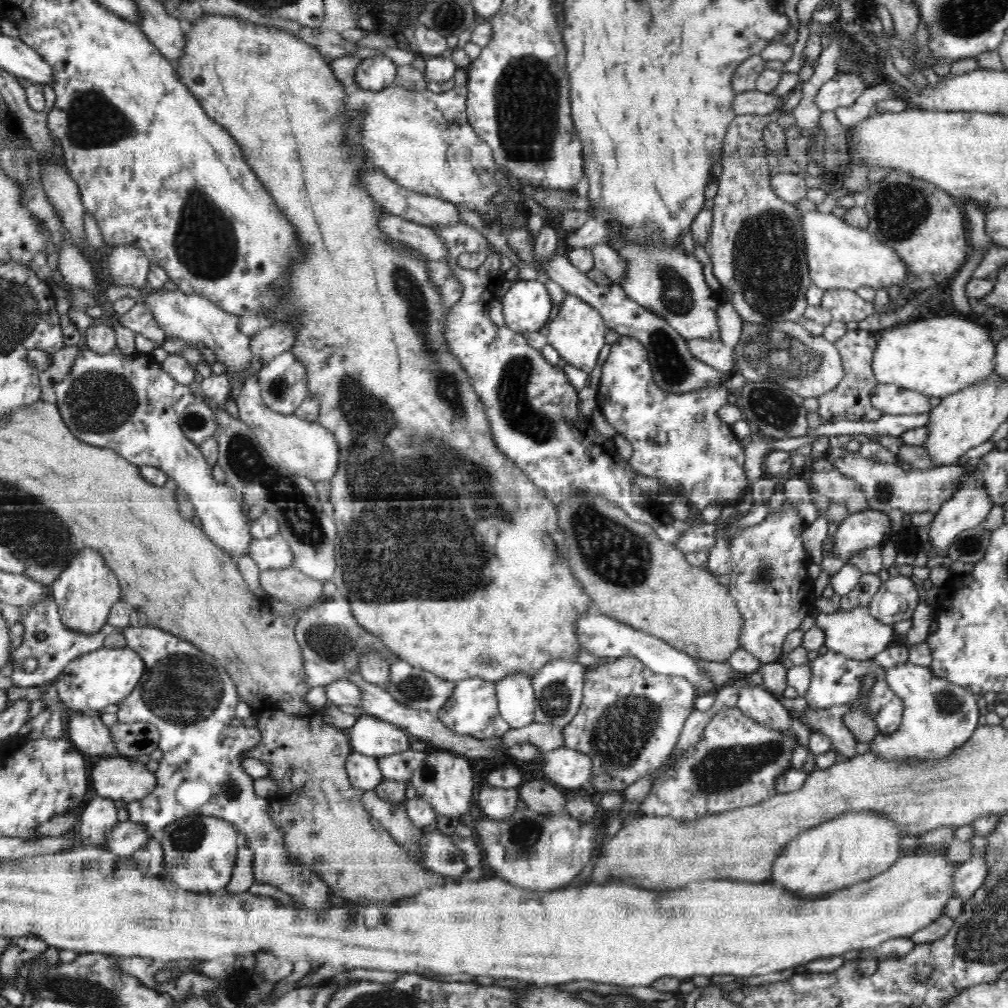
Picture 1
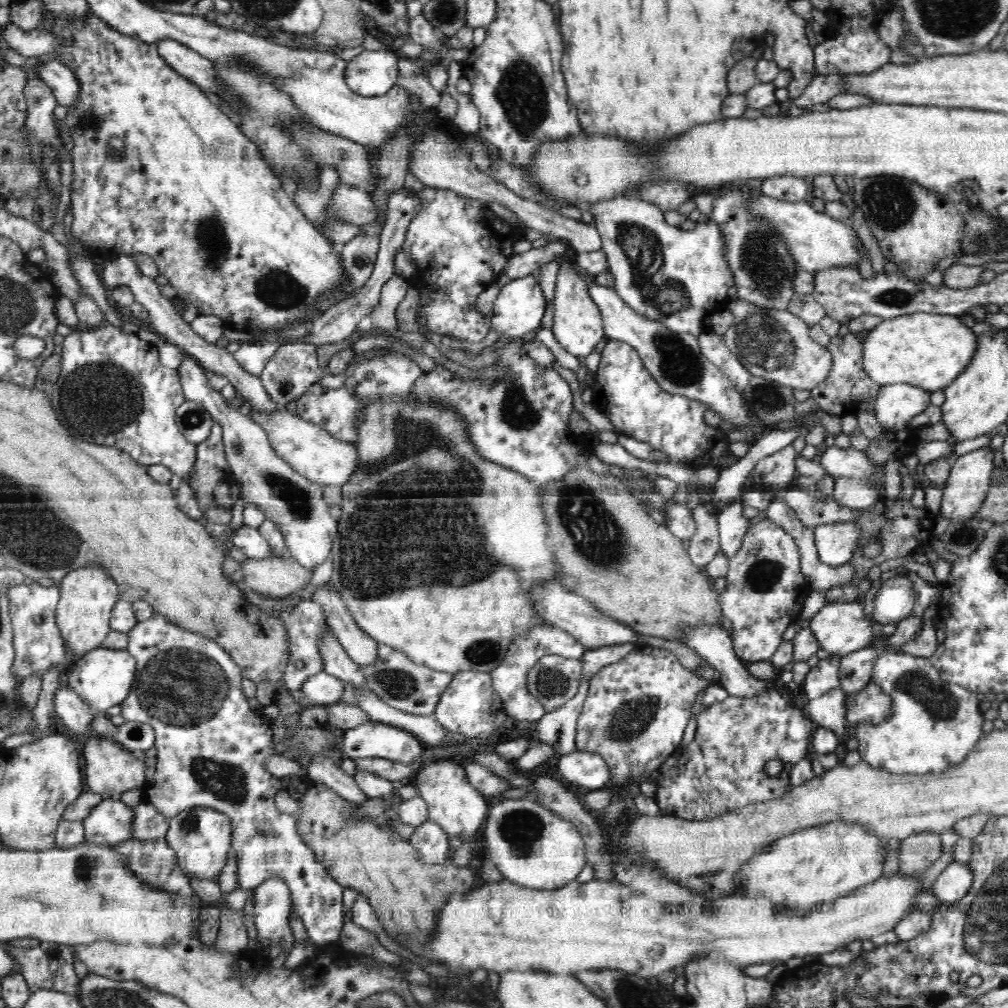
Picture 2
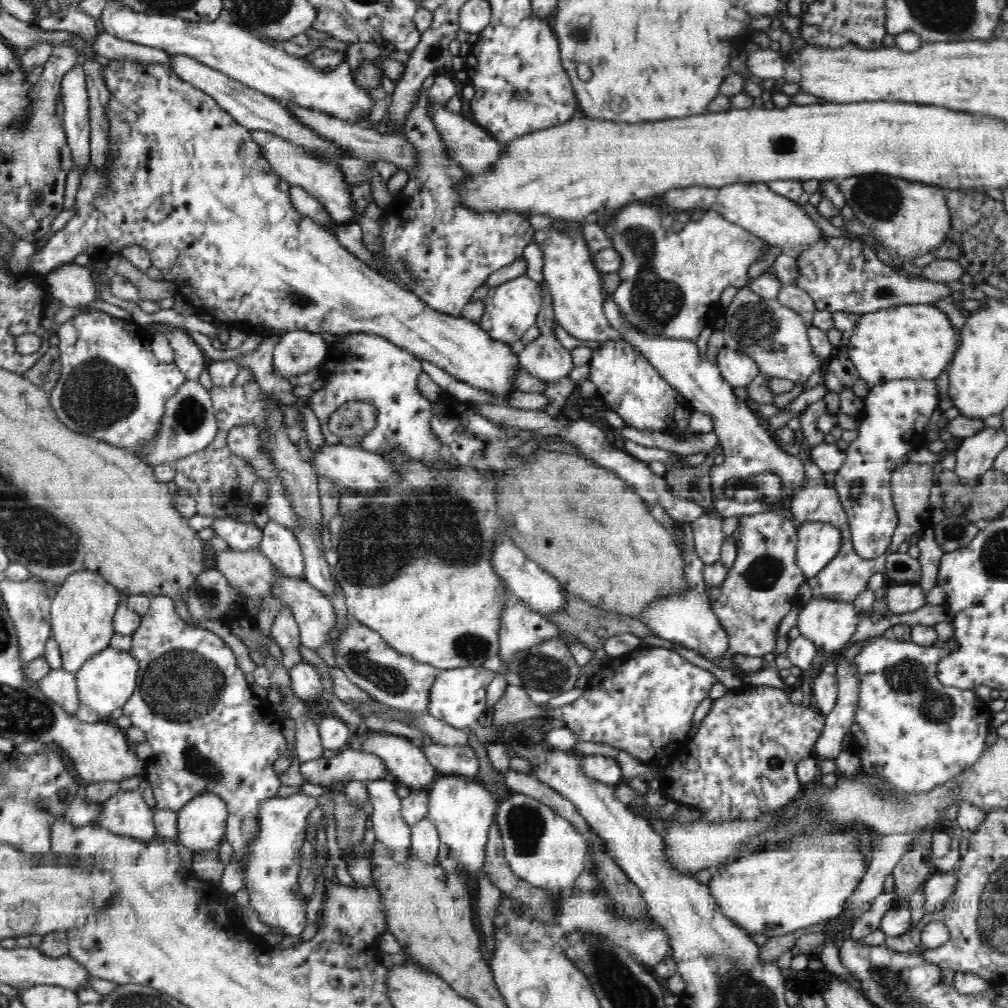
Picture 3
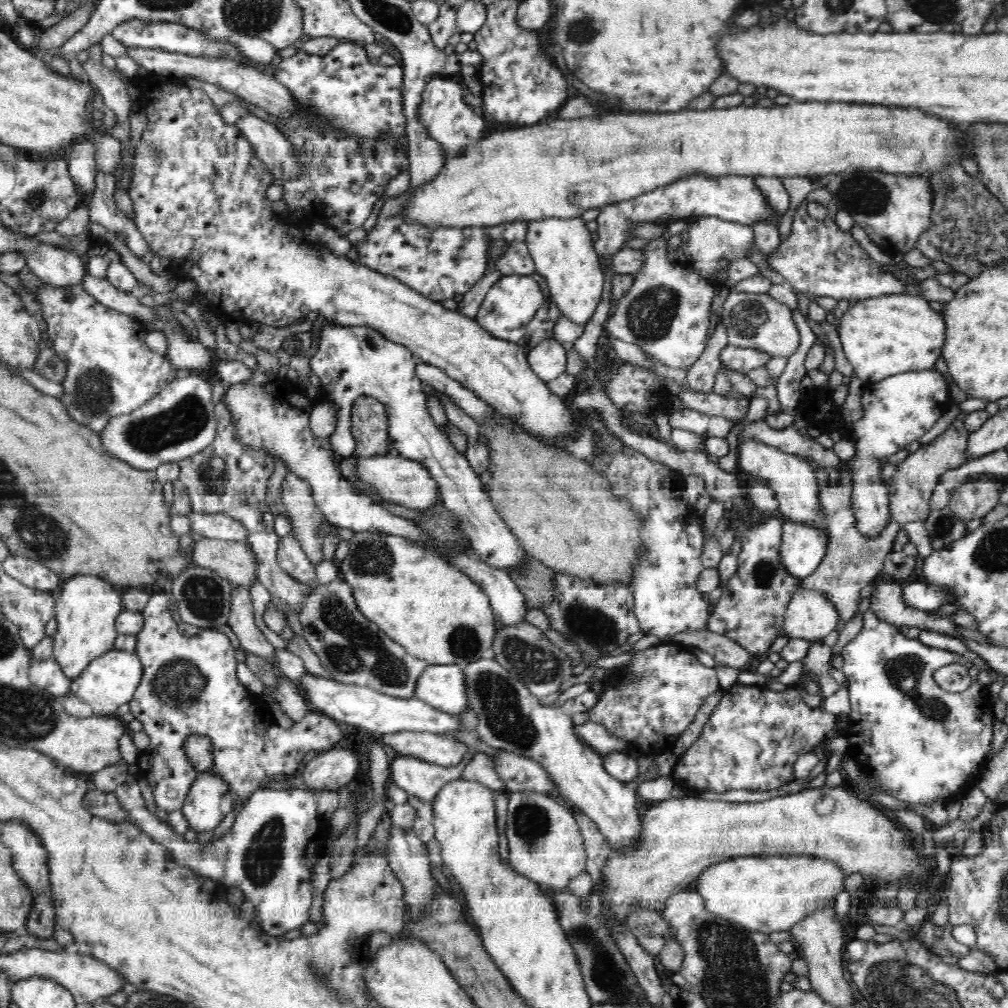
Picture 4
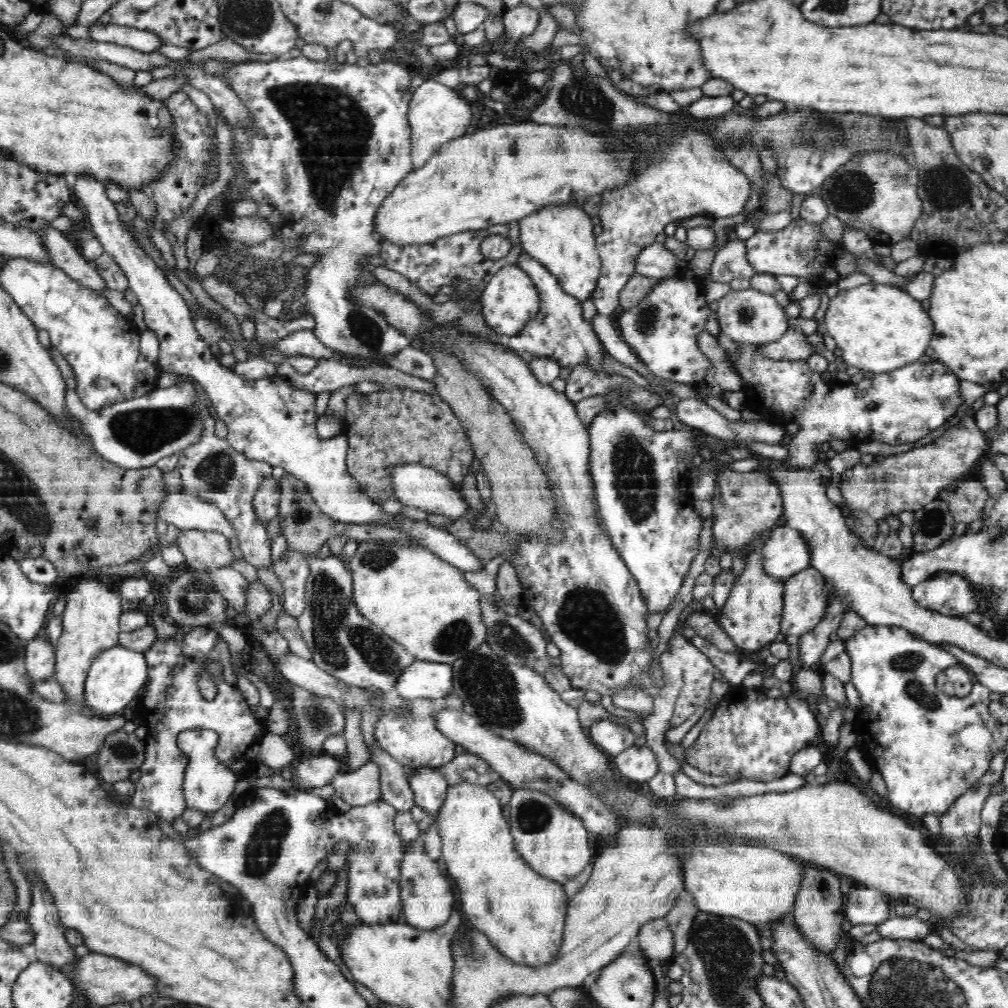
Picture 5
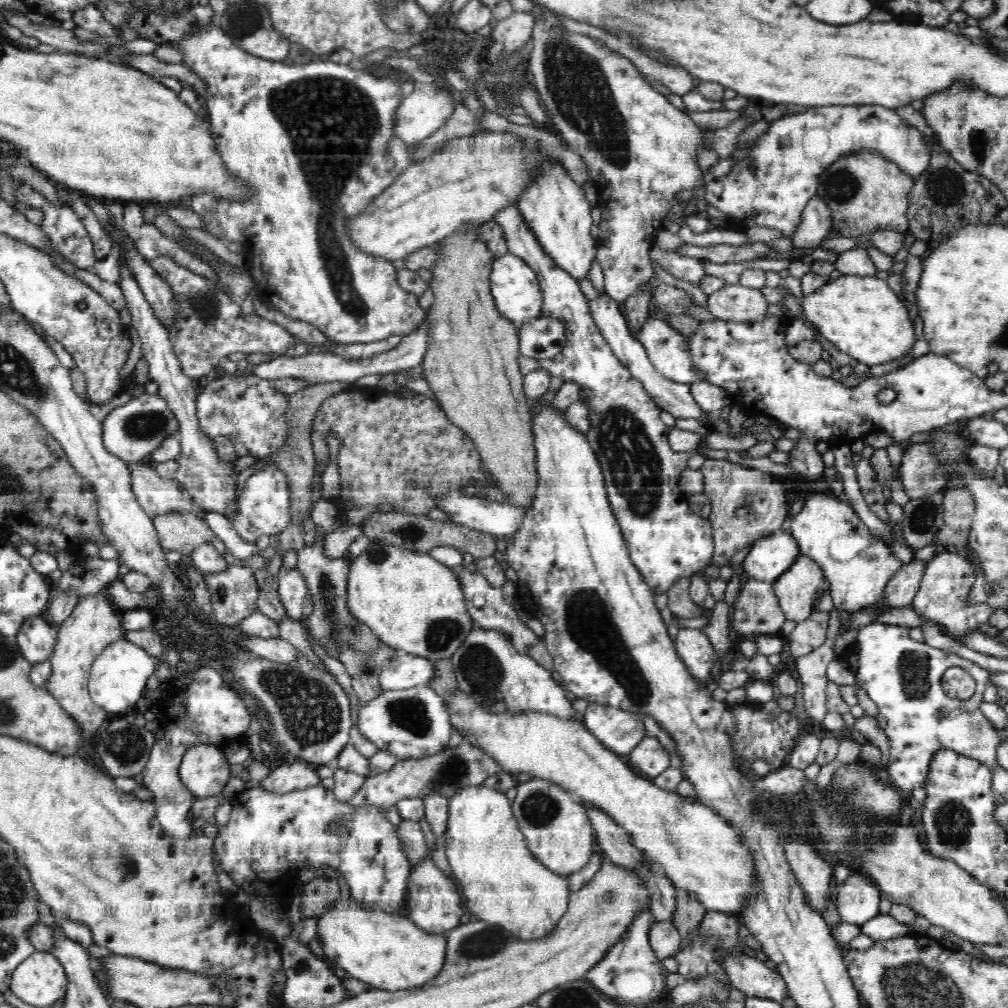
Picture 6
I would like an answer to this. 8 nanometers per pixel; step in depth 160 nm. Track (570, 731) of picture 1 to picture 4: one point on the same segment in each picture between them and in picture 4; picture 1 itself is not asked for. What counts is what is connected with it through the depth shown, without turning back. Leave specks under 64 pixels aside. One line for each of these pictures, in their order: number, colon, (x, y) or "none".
2: (634, 715)
3: (643, 702)
4: (634, 703)

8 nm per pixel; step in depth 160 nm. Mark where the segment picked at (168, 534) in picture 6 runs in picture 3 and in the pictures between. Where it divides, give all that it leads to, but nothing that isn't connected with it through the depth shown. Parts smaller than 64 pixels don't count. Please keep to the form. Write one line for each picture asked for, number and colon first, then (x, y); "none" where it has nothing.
3: (251, 573)
4: (233, 560)
5: (202, 549)

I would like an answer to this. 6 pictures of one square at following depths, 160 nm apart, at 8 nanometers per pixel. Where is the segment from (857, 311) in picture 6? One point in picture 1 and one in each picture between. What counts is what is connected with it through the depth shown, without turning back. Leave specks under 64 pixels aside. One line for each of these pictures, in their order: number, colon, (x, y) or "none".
1: (939, 356)
2: (929, 350)
3: (918, 341)
4: (885, 335)
5: (878, 328)

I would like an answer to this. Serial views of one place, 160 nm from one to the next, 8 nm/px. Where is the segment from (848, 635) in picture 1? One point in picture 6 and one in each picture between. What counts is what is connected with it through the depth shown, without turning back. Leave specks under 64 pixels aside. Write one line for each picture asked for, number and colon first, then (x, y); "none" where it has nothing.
2: (841, 628)
3: (829, 624)
4: (810, 615)
5: (804, 606)
6: (796, 589)

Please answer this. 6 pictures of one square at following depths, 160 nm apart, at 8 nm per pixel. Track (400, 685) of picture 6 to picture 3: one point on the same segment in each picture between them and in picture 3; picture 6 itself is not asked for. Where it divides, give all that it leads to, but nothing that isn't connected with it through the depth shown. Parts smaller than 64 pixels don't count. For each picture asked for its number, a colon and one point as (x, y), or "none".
3: (458, 696)
4: (441, 686)
5: (429, 679)

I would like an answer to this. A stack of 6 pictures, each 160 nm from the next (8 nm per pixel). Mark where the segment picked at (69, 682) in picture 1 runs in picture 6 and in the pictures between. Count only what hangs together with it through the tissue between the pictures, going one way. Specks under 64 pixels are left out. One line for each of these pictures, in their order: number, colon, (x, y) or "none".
2: (104, 677)
3: (105, 681)
4: (110, 680)
5: (115, 677)
6: (118, 675)

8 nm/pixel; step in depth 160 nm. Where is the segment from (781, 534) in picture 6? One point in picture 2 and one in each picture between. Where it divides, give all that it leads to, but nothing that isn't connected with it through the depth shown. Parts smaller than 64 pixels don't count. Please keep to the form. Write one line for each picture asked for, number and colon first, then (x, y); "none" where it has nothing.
2: (835, 543)
3: (817, 543)
4: (801, 548)
5: (783, 553)

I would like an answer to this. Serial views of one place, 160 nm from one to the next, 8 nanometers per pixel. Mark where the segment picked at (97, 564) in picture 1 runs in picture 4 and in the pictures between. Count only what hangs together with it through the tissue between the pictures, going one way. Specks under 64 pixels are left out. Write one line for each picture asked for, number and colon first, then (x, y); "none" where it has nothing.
2: (87, 596)
3: (82, 611)
4: (86, 610)

